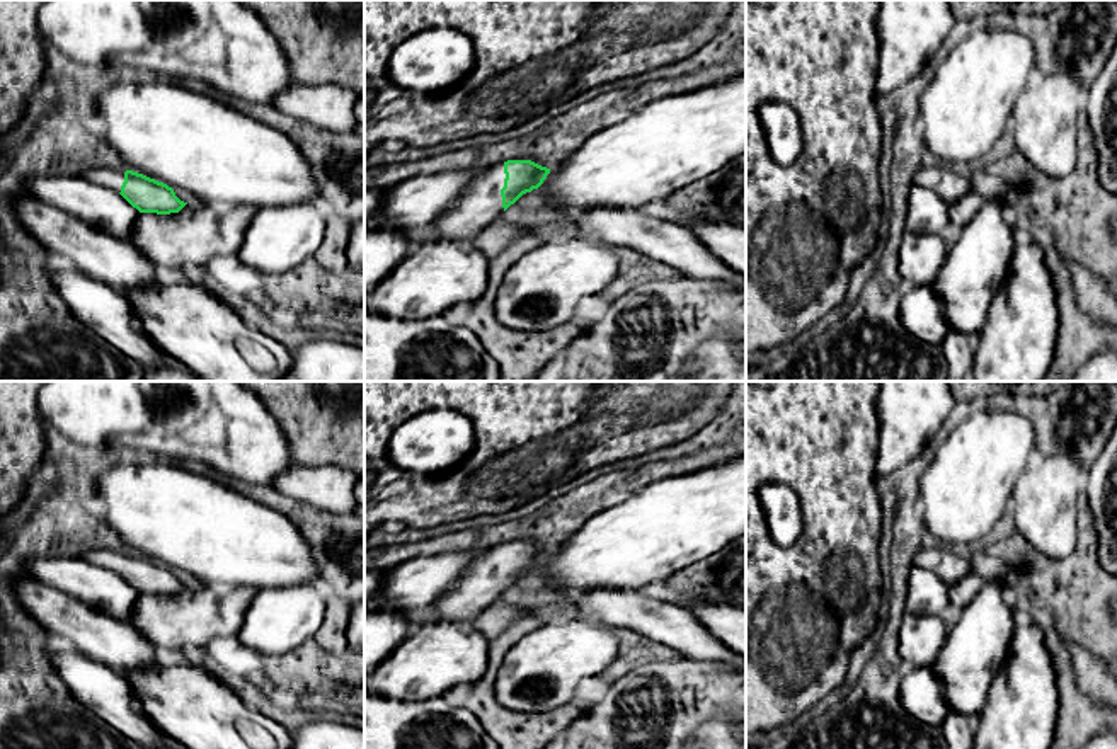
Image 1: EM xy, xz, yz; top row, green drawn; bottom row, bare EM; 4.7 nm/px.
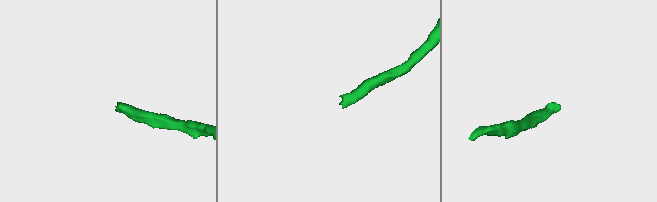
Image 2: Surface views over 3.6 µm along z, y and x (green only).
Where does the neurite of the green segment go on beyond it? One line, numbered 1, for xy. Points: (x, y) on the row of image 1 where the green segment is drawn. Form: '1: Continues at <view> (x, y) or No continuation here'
1: Continues at xy (113, 179)

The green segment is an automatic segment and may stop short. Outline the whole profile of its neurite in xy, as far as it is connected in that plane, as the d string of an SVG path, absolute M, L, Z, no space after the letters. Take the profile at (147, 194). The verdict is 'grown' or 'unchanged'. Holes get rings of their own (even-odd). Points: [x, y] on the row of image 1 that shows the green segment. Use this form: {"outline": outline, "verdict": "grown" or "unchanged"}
{"outline": "M100 167L85 170L82 177L121 194L140 213L170 214L187 204L167 184L133 170Z", "verdict": "grown"}

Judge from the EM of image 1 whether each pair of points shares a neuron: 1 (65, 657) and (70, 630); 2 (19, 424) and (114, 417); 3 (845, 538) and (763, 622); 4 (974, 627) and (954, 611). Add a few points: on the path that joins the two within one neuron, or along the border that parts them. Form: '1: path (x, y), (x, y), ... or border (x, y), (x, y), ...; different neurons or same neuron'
1: border (58, 644), (104, 664); different neurons
2: border (36, 399), (40, 416), (46, 423); different neurons
3: path (833, 560), (785, 608); same neuron
4: border (985, 584), (949, 628); different neurons

